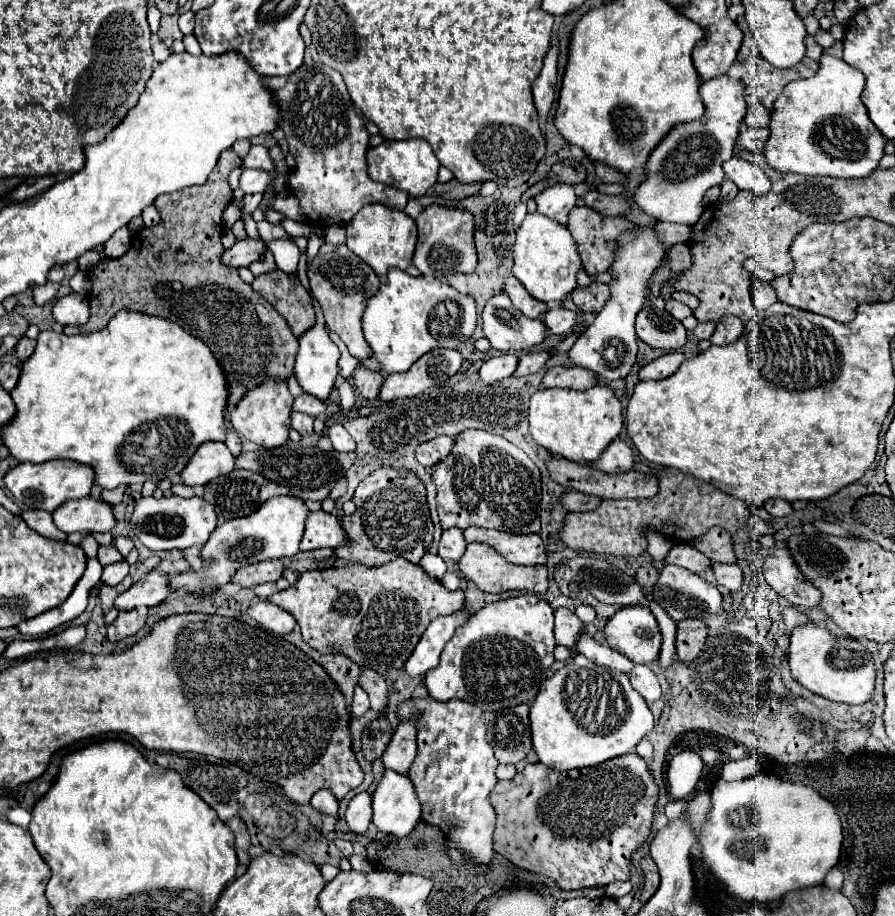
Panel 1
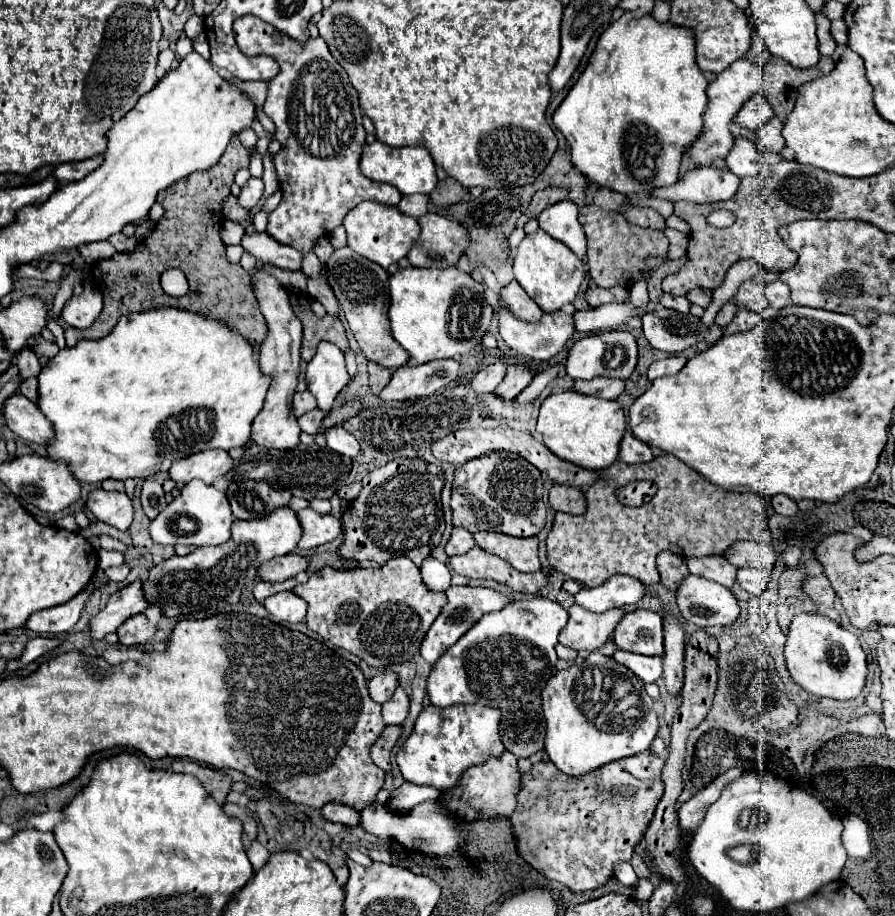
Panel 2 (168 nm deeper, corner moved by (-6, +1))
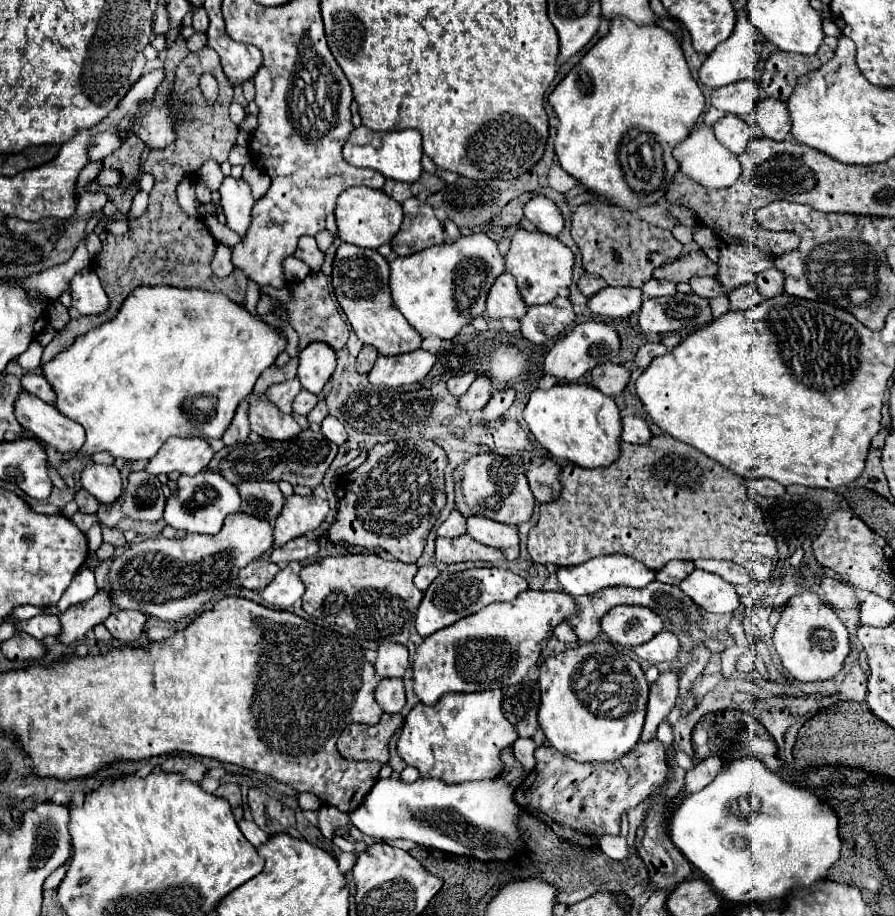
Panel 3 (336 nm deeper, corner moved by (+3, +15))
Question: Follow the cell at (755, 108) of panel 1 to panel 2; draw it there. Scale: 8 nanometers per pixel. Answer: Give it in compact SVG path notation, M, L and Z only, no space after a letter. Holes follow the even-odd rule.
M756 93L754 97L748 99L748 103L744 103L744 107L740 109L736 123L740 123L742 127L748 127L752 131L760 129L764 123L768 123L774 117L774 109L772 105L766 101L766 97L762 93Z

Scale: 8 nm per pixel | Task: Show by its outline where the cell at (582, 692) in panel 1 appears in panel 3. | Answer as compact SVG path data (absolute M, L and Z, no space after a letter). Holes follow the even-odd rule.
M605 641L583 643L579 647L567 649L559 655L545 659L539 665L539 669L541 669L539 725L541 725L547 741L559 753L563 753L565 757L579 761L579 763L617 761L619 757L629 753L639 743L643 719L645 719L645 711L647 711L649 683L645 679L641 665L629 655L629 649L613 645L613 643L605 643Z

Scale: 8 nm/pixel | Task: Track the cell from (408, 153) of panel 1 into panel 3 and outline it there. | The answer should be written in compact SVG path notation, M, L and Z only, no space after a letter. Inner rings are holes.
M357 127L351 131L347 143L343 145L343 157L353 167L369 167L385 175L387 179L415 183L421 175L421 135L415 129L407 131L389 131L389 133L375 133L367 127Z

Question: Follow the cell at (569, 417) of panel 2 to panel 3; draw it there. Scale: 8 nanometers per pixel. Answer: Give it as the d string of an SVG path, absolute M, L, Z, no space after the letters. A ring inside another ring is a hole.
M565 383L565 385L553 385L551 389L535 389L529 397L529 403L523 411L523 419L529 425L529 431L537 437L537 441L557 459L565 459L571 465L577 467L609 467L619 459L621 453L621 415L615 405L615 401L607 395L603 395L599 389L591 385L579 385L579 383Z

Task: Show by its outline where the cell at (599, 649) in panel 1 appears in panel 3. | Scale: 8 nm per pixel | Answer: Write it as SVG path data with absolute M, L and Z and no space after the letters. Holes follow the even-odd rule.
M663 629L651 641L635 647L635 653L653 665L663 665L663 663L675 661L679 657L679 651L681 651L679 637L667 629Z

